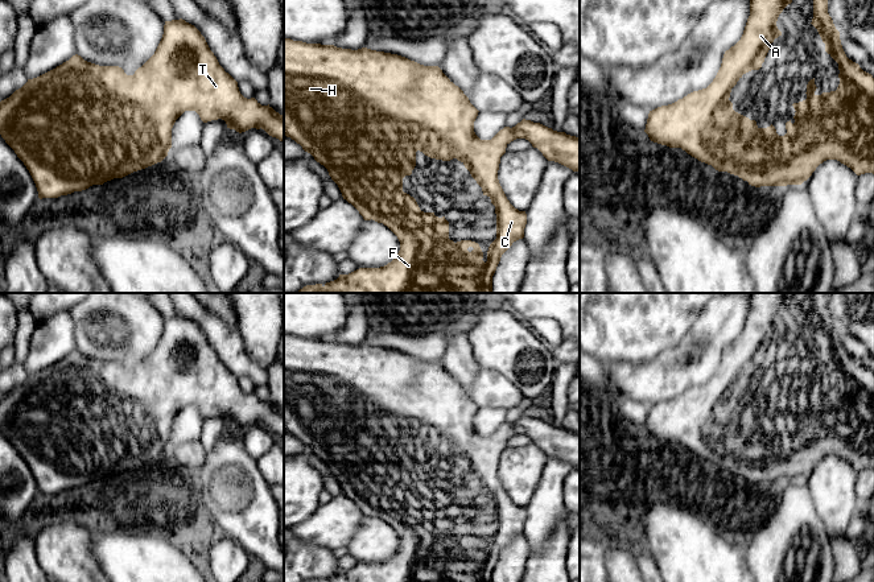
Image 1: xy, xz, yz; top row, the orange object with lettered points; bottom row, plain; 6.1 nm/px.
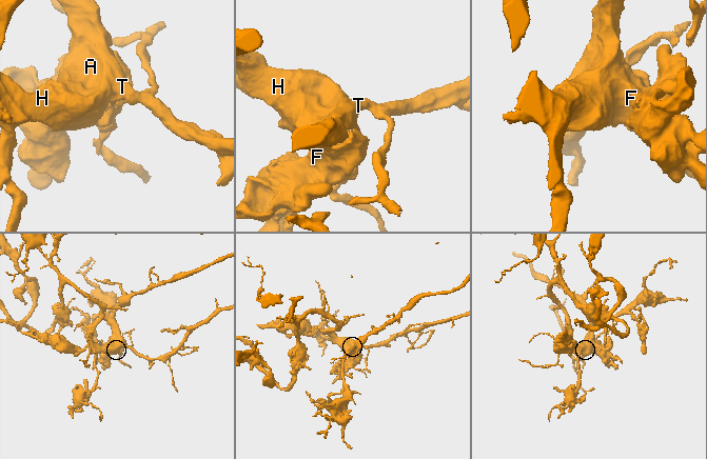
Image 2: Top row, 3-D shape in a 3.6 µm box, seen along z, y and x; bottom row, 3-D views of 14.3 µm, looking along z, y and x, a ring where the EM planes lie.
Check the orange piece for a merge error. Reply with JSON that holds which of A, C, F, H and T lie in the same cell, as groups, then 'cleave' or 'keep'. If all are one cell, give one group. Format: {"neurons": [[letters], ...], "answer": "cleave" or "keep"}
{"neurons": [["A", "C", "F", "H", "T"]], "answer": "keep"}

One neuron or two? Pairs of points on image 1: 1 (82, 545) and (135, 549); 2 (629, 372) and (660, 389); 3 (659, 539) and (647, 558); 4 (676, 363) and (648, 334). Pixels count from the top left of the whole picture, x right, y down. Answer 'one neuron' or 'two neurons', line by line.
1: two neurons
2: one neuron
3: two neurons
4: two neurons

